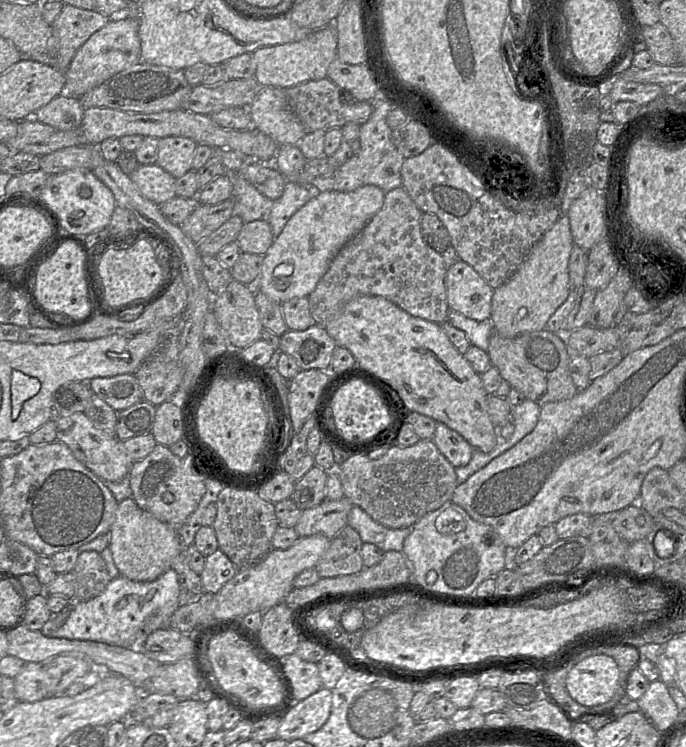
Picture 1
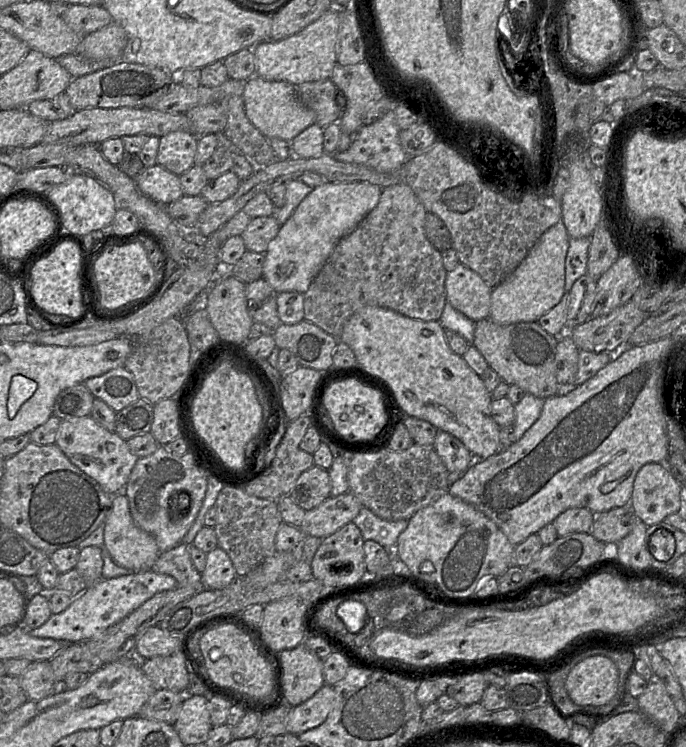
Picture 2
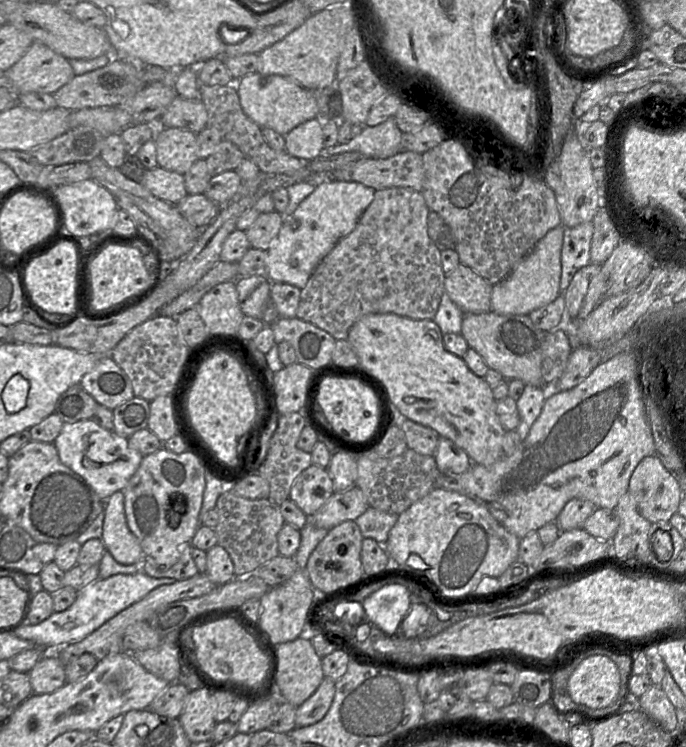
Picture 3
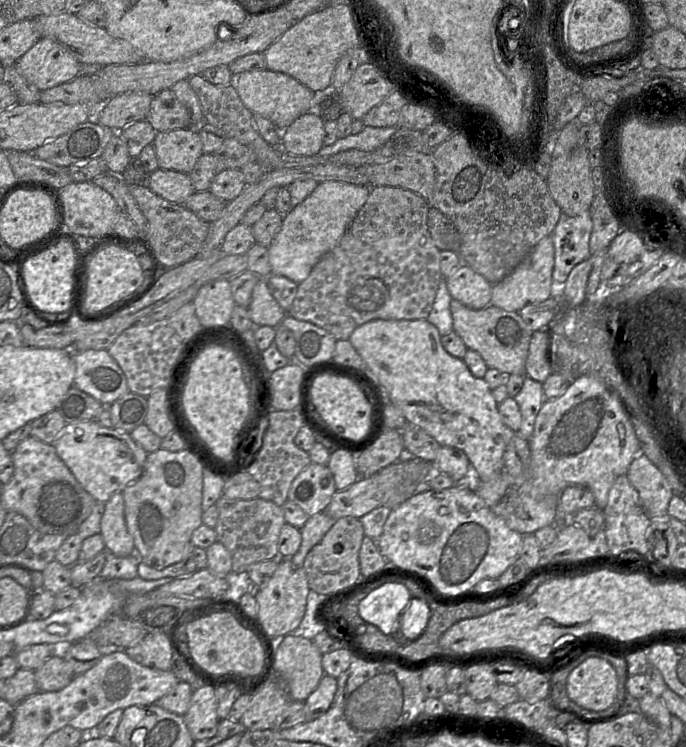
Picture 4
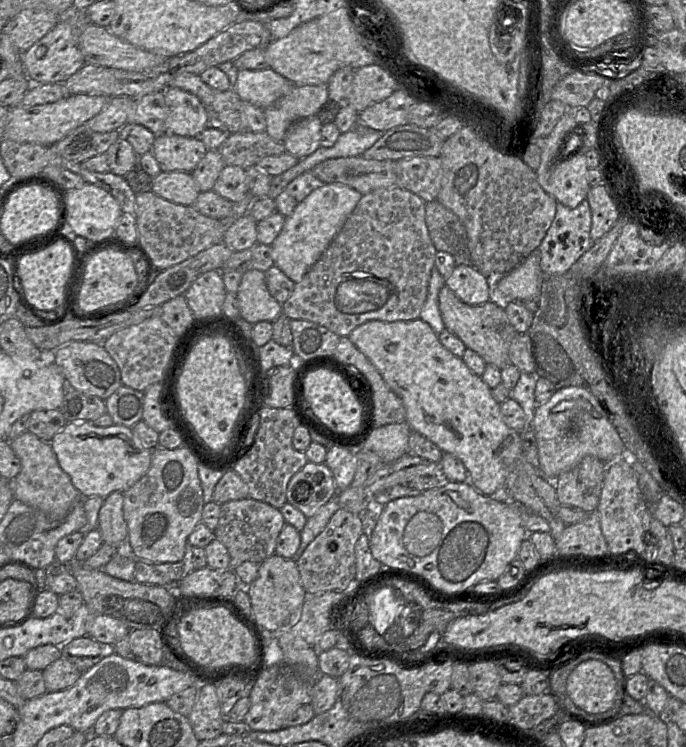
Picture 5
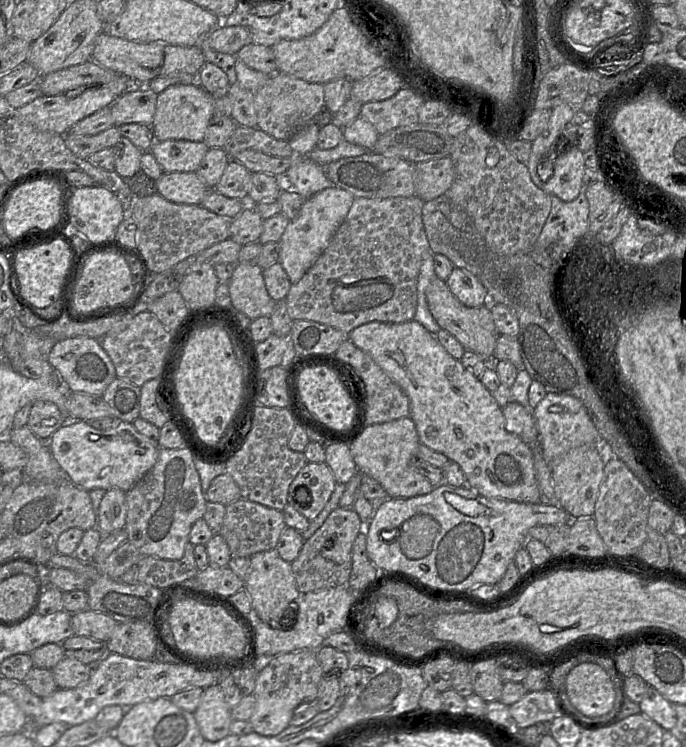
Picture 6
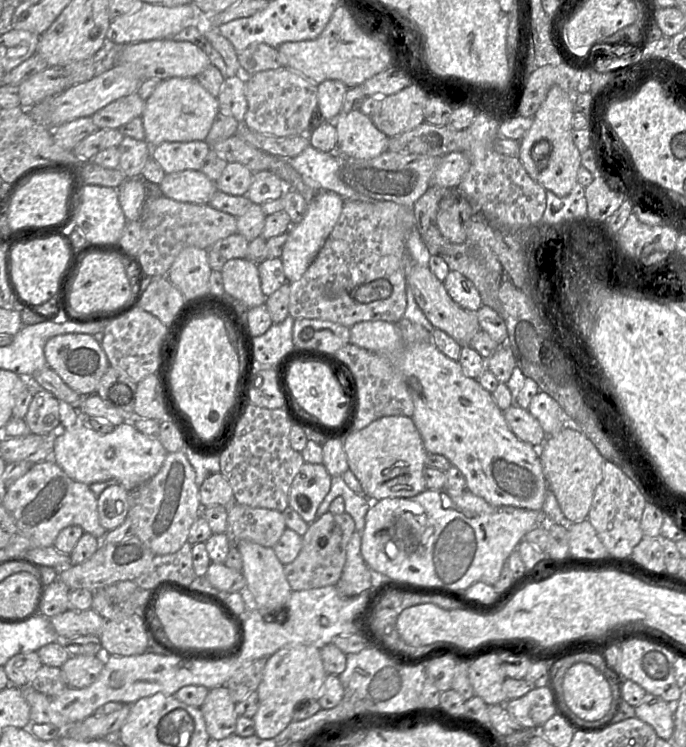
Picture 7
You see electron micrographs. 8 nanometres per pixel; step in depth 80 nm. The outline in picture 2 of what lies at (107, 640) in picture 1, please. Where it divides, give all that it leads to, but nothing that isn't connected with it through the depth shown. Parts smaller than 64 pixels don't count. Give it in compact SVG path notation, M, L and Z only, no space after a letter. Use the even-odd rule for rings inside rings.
M152 570L102 579L74 598L66 610L59 614L52 614L42 626L28 631L34 637L51 638L69 643L99 638L110 626L120 622L154 595L172 590L177 586L178 583L172 576Z

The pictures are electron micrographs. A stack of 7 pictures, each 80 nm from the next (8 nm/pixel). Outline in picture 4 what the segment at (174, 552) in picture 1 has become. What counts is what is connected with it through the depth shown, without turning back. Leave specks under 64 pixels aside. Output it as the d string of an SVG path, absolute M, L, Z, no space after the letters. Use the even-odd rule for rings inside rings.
M122 492L115 493L105 503L100 534L103 538L105 549L113 555L127 557L133 553L135 544L126 525Z

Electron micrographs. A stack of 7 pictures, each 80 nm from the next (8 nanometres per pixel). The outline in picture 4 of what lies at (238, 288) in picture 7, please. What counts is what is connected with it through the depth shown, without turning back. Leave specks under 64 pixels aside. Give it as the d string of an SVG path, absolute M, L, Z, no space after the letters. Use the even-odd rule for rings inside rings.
M266 278L260 279L254 286L248 311L256 326L271 326L274 328L280 325L287 315L287 312L271 294Z

